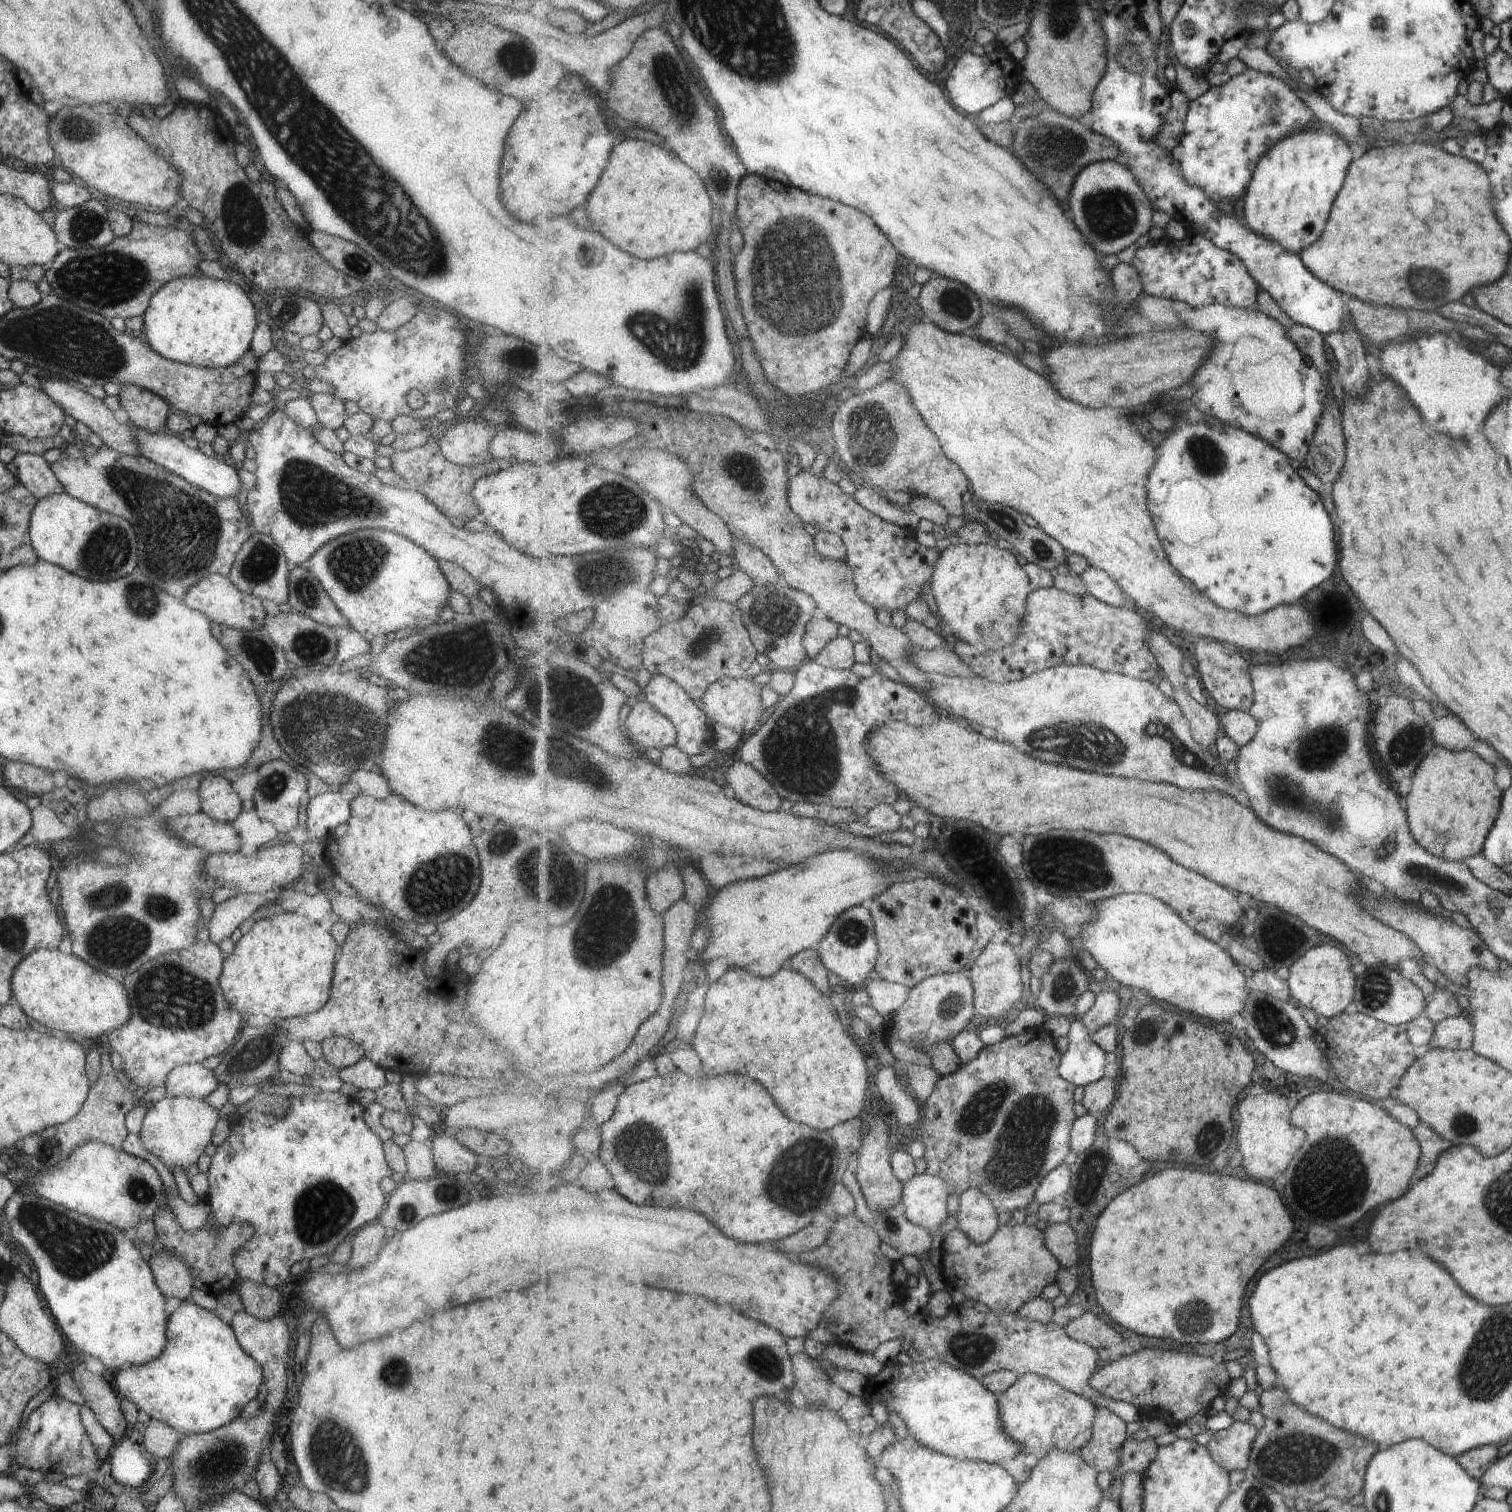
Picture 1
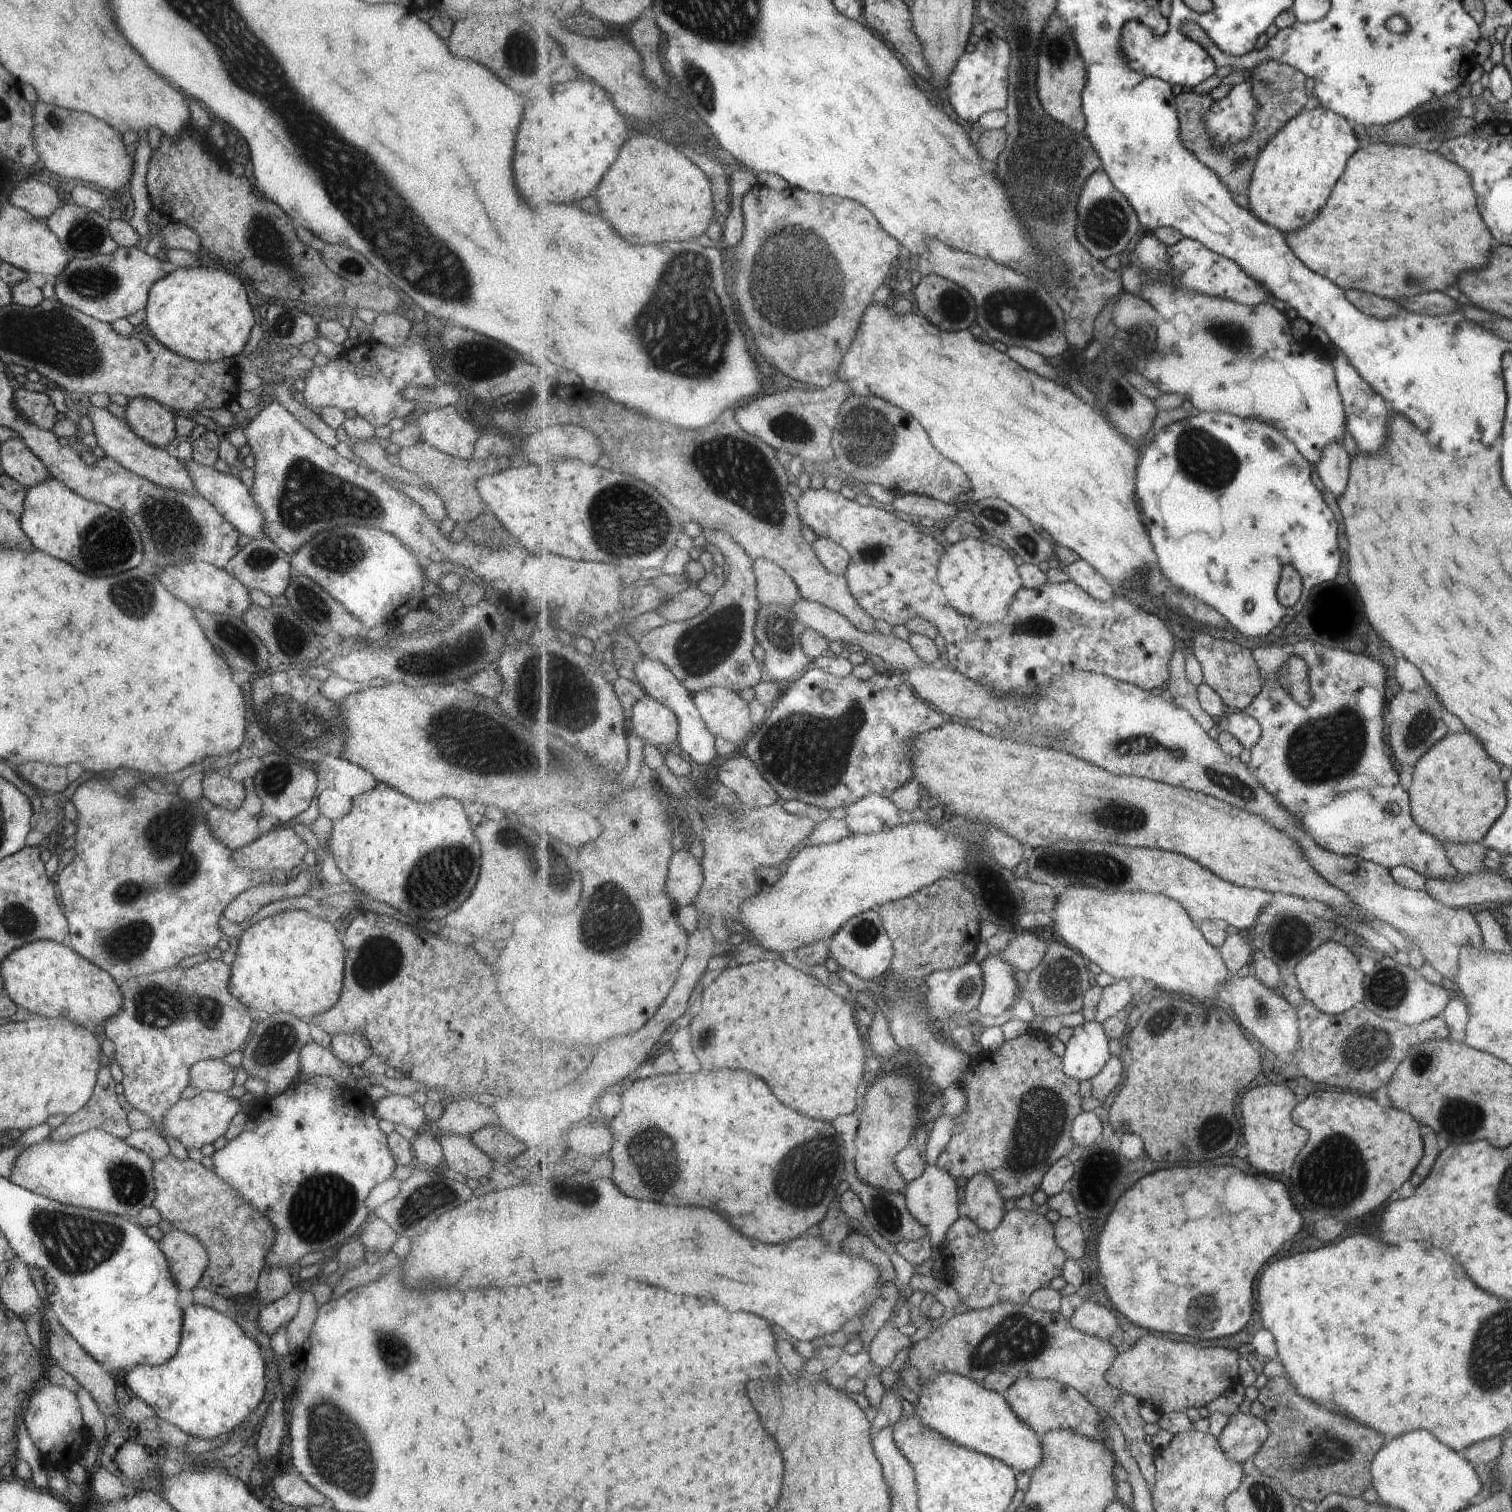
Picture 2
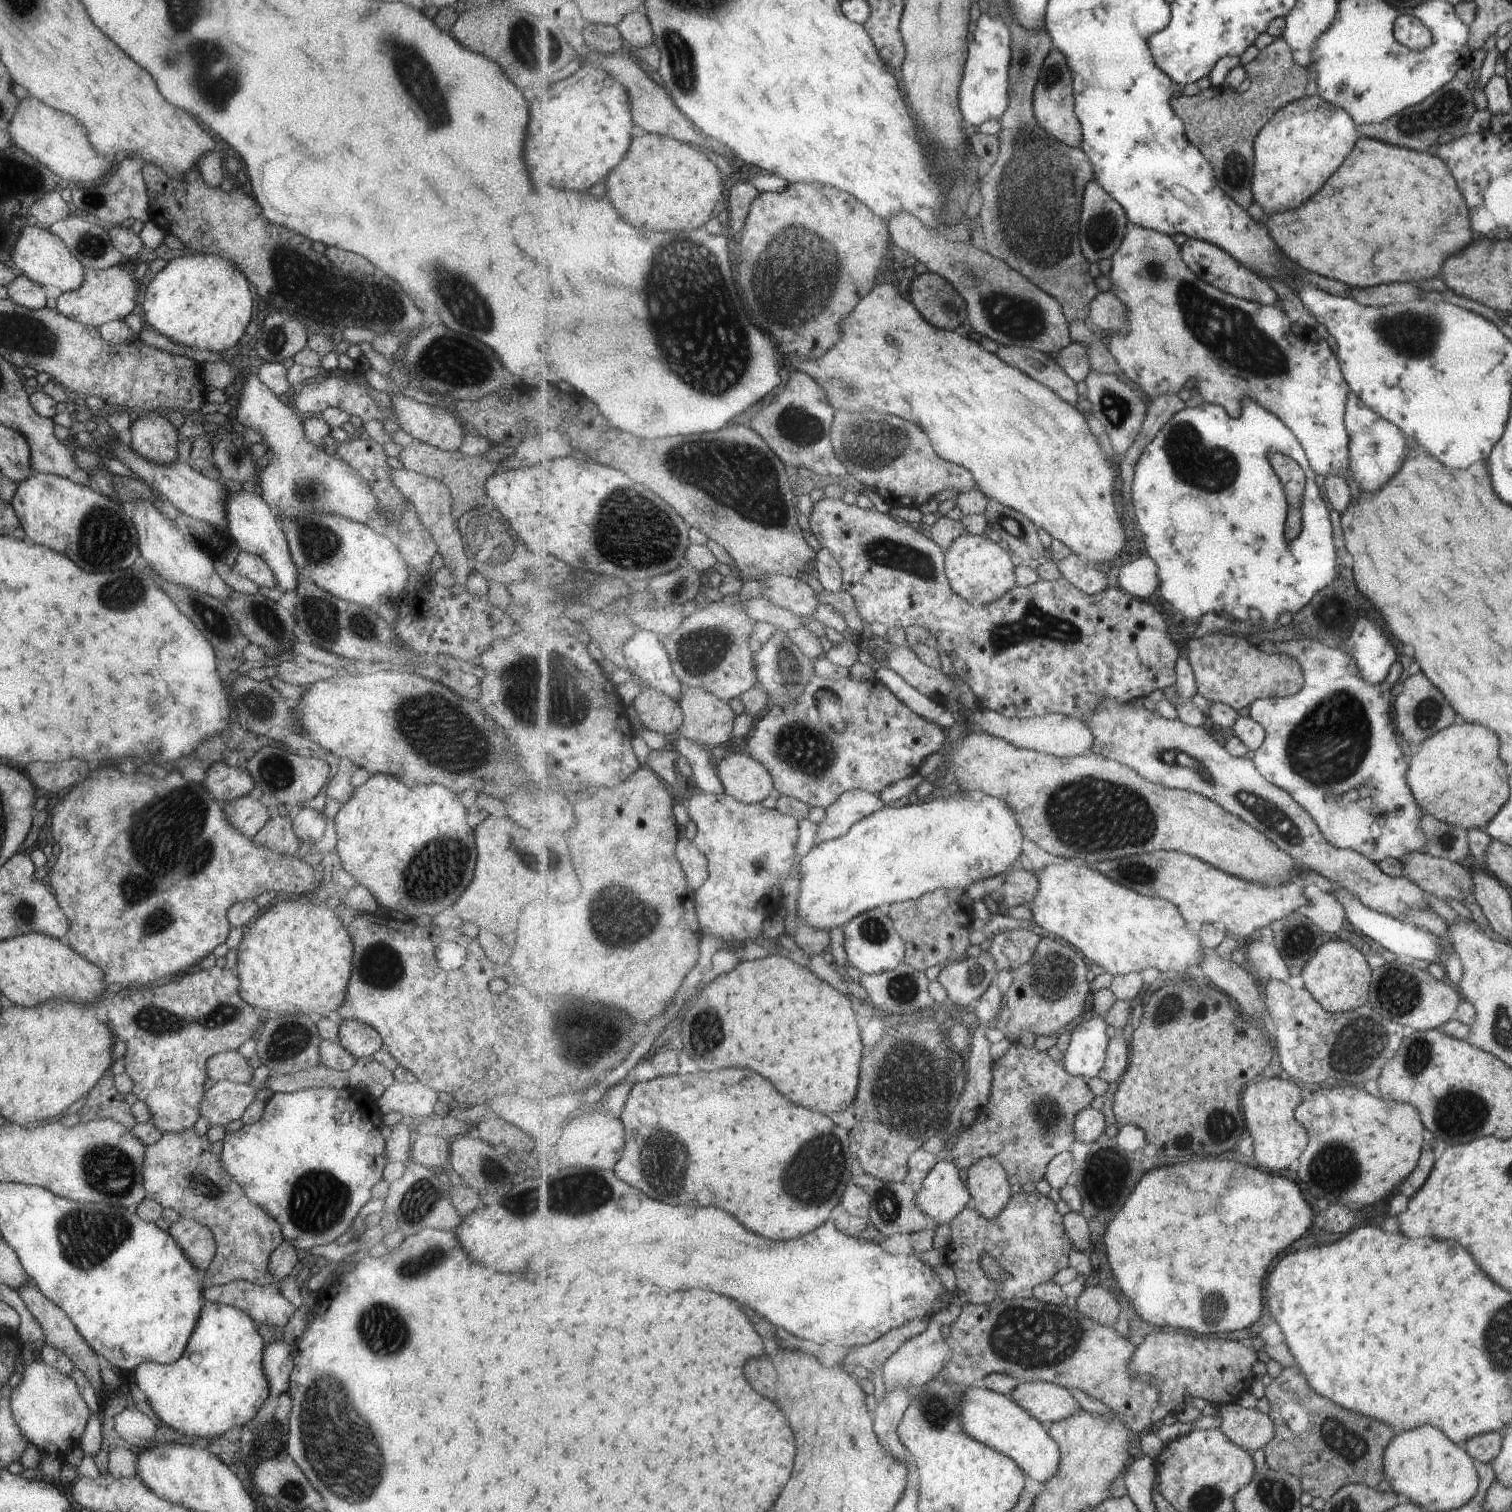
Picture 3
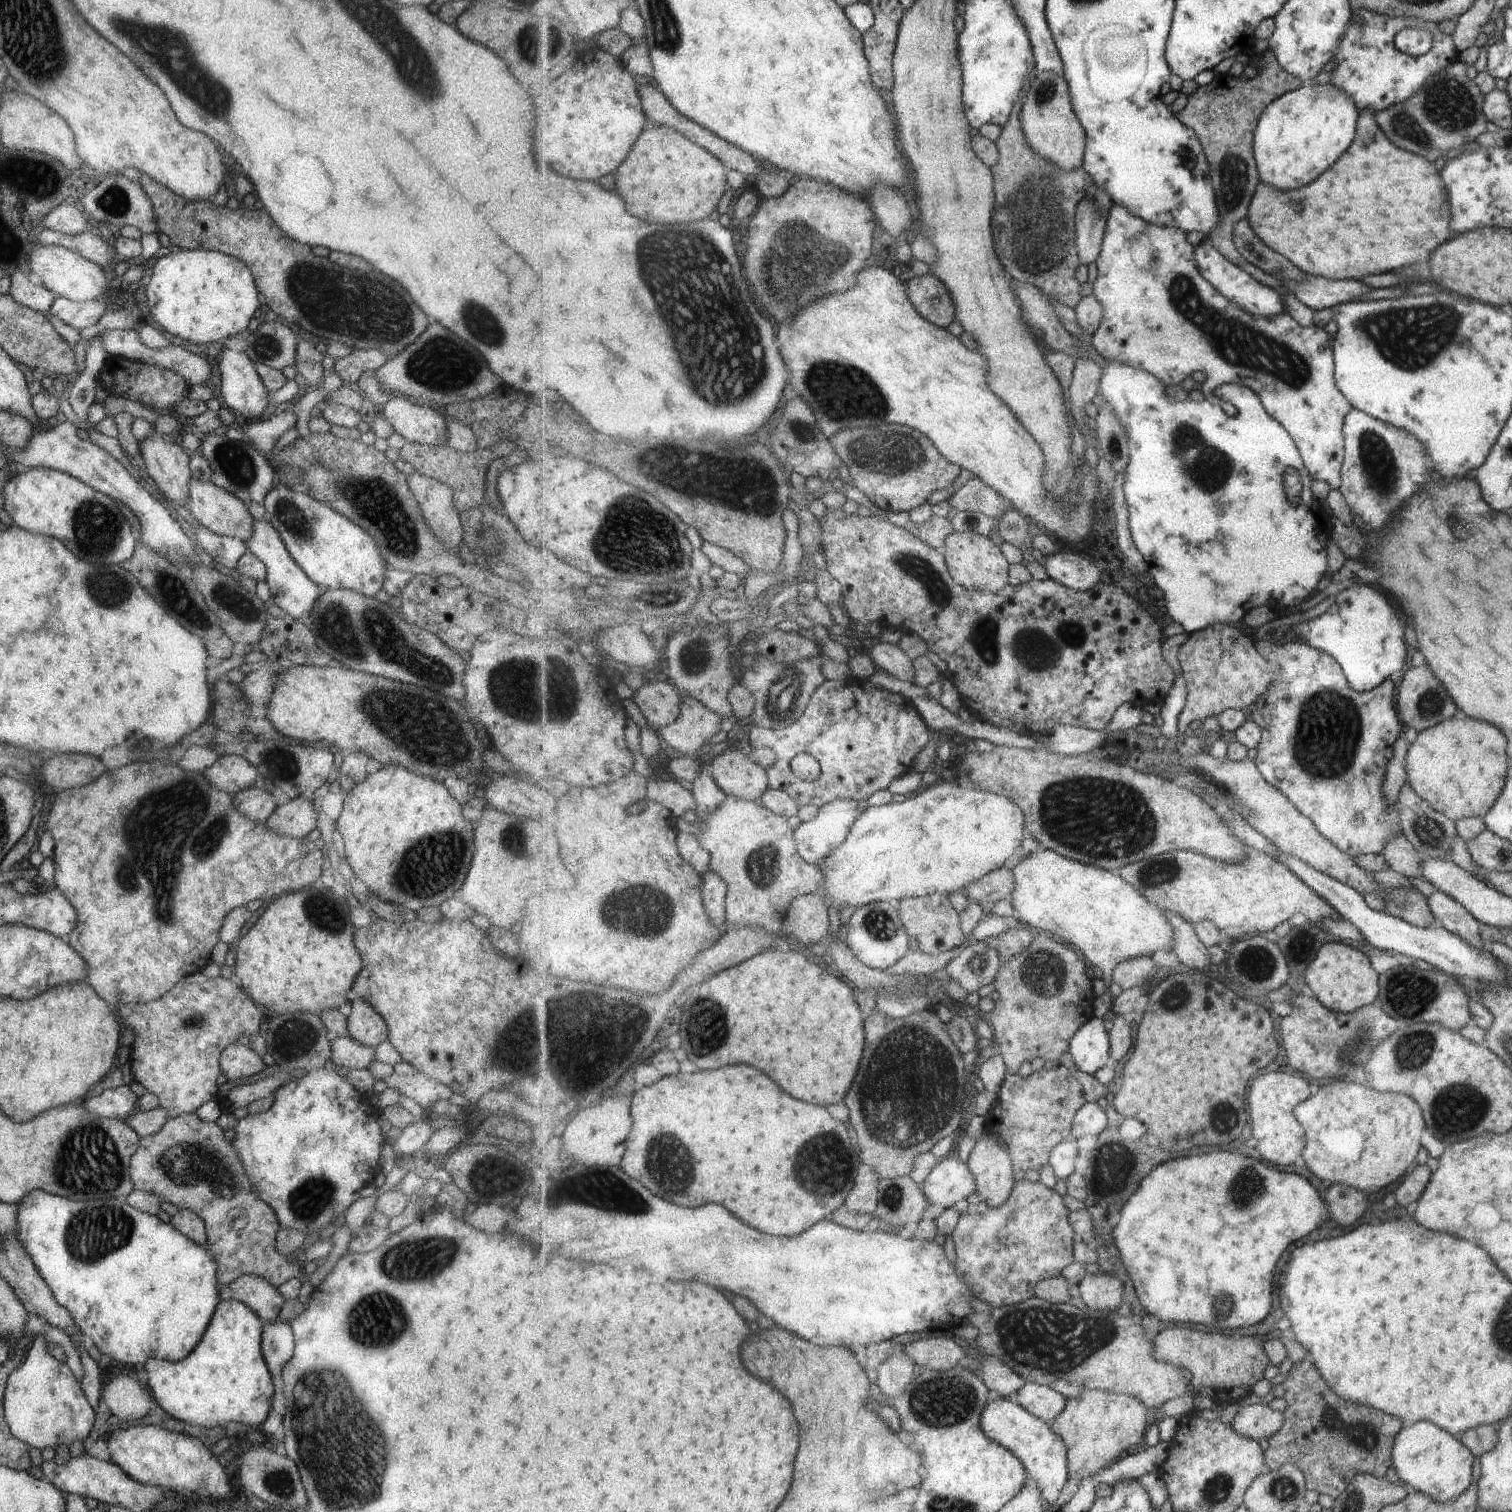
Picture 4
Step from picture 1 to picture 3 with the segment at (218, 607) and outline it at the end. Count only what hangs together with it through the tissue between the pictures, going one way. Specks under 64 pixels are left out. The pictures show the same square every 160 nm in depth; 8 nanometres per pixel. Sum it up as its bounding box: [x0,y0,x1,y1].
[132,501,230,601]

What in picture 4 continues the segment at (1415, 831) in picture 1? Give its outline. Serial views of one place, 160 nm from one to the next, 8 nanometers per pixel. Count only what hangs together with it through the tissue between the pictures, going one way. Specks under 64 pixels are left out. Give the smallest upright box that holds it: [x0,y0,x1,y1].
[1405,718,1505,821]

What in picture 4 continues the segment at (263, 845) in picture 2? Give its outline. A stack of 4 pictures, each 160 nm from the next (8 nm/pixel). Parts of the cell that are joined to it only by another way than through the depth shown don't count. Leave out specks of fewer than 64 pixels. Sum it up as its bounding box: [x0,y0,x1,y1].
[264,793,317,838]

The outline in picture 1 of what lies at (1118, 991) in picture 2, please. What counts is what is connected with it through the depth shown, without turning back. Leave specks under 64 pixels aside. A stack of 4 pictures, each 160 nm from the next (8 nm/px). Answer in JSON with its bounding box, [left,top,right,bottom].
[1080,989,1122,1034]

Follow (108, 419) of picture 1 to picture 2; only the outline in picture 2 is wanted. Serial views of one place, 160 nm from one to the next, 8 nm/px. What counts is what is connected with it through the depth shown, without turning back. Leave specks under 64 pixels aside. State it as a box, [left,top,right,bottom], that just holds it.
[86,404,197,494]

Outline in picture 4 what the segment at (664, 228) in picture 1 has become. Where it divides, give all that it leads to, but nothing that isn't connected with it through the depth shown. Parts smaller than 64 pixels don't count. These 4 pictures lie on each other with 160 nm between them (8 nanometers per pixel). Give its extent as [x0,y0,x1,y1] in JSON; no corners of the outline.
[615,126,729,222]

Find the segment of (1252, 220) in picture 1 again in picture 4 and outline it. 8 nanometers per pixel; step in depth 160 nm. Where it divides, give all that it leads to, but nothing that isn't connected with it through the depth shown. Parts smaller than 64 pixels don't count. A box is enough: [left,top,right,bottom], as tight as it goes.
[1254,84,1356,190]

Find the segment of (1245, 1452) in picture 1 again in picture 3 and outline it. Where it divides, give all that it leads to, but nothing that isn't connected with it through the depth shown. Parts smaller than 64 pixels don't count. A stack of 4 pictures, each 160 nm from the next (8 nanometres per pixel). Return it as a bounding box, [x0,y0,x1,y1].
[1218,1403,1276,1453]

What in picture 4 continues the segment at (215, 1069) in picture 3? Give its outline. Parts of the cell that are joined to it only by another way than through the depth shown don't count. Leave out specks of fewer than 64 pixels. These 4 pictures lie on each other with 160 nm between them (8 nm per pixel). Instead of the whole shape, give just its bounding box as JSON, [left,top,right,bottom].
[218,1042,263,1082]

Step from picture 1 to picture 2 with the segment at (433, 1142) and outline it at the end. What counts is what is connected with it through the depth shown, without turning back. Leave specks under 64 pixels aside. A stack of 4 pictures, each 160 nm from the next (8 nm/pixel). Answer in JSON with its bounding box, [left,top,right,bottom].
[438,1135,492,1178]

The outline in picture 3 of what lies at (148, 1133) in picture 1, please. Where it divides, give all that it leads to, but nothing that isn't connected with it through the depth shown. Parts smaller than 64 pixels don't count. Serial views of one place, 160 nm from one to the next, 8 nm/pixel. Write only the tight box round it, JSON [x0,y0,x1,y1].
[197,1081,255,1127]

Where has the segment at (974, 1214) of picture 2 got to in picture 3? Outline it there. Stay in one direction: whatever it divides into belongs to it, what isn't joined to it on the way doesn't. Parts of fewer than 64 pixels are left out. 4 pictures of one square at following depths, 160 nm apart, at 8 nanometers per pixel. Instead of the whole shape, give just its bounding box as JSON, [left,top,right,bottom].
[965,1156,1012,1220]

